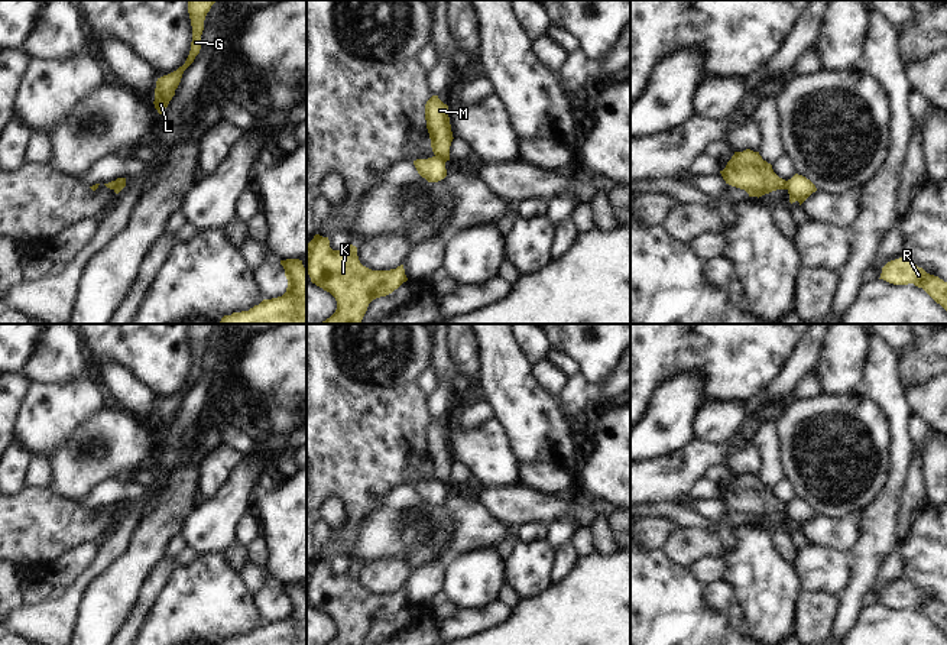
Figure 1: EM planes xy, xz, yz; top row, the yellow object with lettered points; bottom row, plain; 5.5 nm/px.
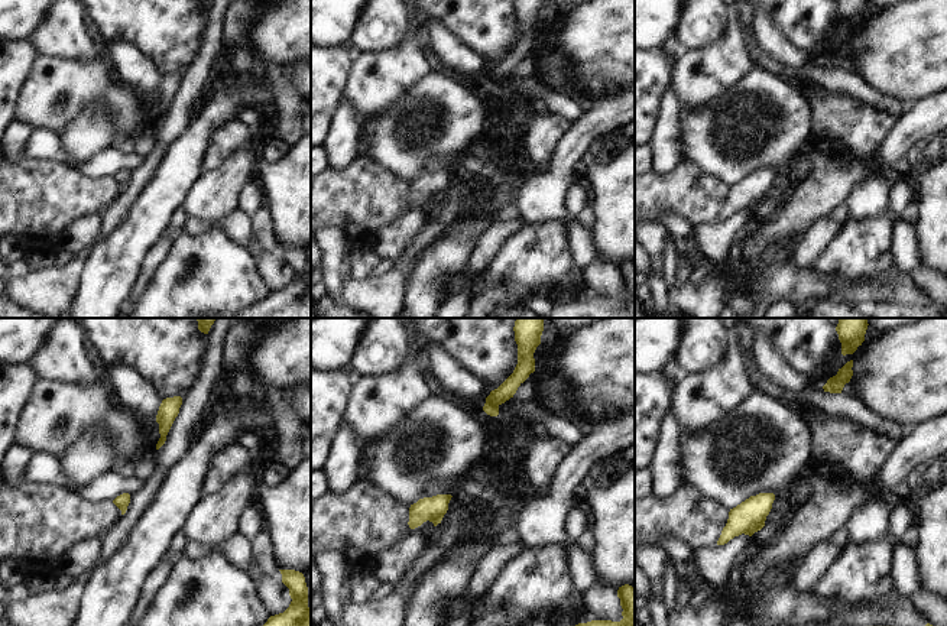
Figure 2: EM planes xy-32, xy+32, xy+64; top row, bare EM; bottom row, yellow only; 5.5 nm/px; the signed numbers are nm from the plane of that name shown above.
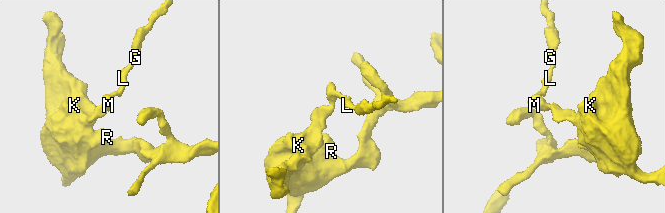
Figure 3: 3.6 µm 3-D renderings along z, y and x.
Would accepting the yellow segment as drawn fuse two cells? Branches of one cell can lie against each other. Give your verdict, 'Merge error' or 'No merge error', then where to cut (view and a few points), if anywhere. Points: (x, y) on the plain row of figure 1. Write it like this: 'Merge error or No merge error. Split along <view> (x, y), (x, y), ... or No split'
Merge error. Split along xz (435, 479), (446, 485).

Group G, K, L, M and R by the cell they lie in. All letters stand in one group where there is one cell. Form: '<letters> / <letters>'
G L M / K R

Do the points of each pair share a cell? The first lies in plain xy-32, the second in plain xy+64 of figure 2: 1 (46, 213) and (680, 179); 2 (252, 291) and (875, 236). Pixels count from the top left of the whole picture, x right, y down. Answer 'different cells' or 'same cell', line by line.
1: same cell
2: same cell

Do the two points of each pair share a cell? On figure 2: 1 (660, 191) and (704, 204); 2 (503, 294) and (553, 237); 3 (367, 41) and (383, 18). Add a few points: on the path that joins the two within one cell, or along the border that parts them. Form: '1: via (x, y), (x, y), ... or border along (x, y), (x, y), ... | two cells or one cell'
1: via (671, 191), (687, 191), (693, 195) | one cell
2: via (515, 279), (537, 258), (538, 252) | one cell
3: via (372, 35), (383, 23) | one cell

